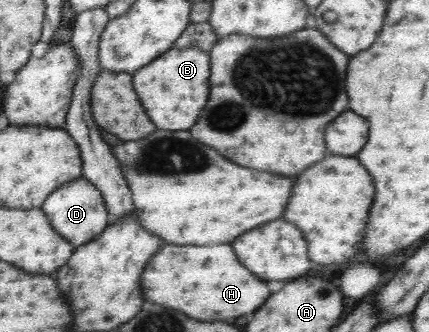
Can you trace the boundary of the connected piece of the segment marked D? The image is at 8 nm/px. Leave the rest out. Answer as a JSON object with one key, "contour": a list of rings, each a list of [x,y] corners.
{"contour":[[[85,176],[66,183],[49,198],[41,208],[48,214],[53,227],[76,248],[96,240],[110,225],[111,217],[103,192]]]}

